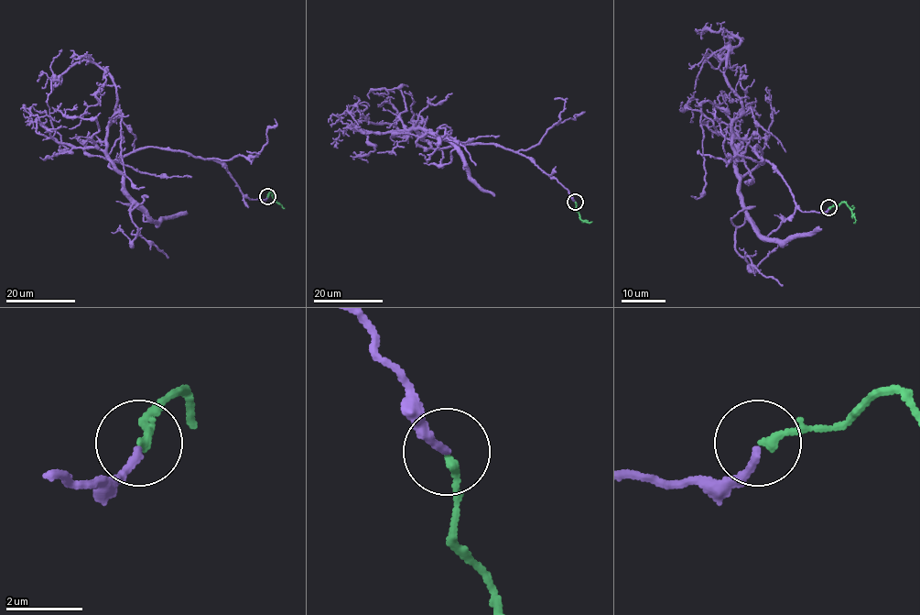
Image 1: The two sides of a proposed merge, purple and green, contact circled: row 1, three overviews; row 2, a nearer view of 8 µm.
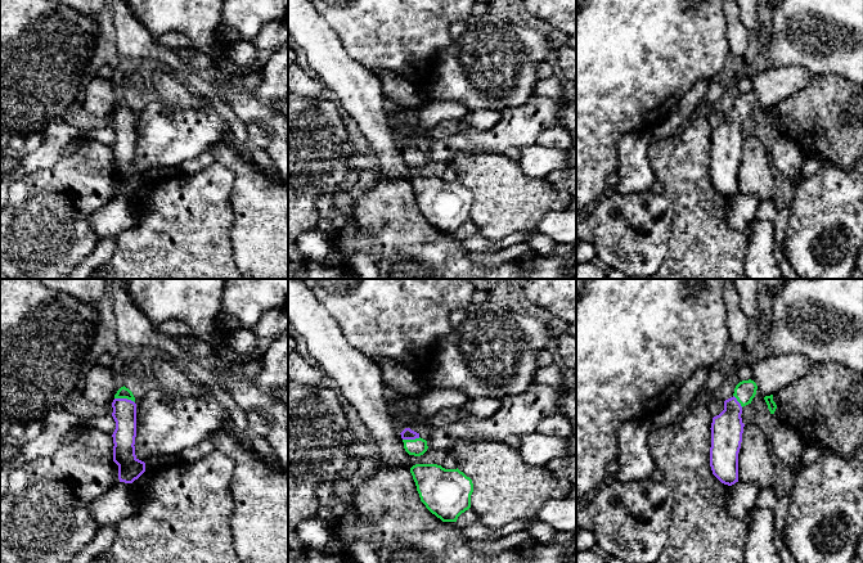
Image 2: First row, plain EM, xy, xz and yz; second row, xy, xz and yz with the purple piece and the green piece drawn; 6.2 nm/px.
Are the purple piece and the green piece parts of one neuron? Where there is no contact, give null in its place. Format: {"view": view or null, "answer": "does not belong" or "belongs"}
{"view": "xy", "answer": "belongs"}

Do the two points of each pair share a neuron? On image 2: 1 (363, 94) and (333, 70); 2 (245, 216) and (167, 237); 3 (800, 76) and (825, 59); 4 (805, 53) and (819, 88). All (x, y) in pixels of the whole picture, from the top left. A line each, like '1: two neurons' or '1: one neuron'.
1: one neuron
2: two neurons
3: two neurons
4: two neurons

